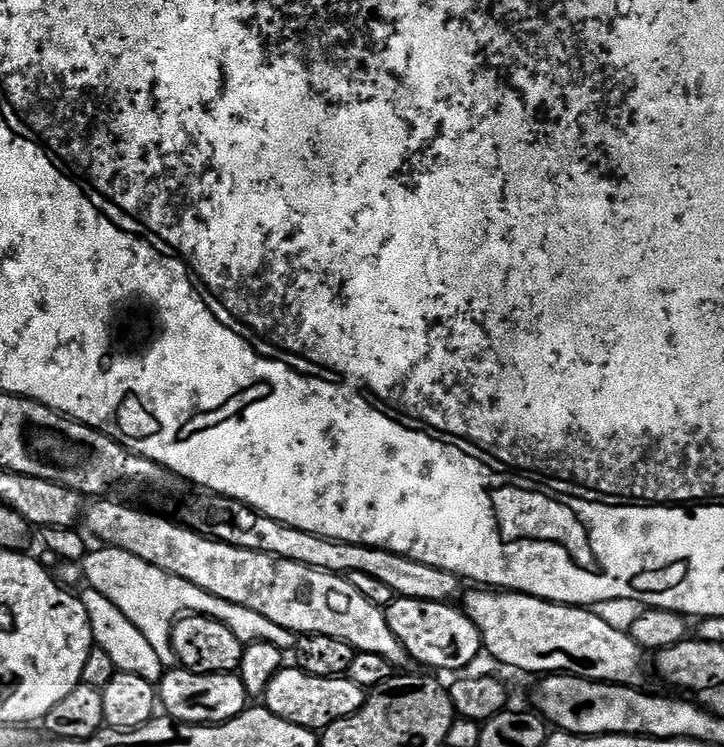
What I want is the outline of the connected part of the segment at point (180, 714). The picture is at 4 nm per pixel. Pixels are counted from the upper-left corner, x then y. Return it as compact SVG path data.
M176 666L165 671L158 682L158 704L167 715L183 724L224 724L249 707L250 697L239 675L231 672L198 674L189 668Z

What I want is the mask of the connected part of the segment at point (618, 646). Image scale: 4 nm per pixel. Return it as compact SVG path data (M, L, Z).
M472 590L476 592L465 591L462 596L462 611L470 618L470 622L474 622L474 626L478 628L480 642L485 653L489 652L494 659L500 664L505 664L508 668L517 668L520 672L540 672L539 674L567 674L569 676L584 677L590 681L602 681L604 683L626 684L632 688L643 687L644 681L644 655L643 649L636 644L632 636L624 629L624 631L610 624L606 619L599 616L599 611L584 607L573 606L571 604L552 604L548 600L540 600L537 596L525 596L523 592L510 592L507 590Z

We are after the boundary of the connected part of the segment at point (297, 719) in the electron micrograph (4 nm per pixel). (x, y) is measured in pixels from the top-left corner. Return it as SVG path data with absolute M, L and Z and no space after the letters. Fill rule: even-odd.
M285 666L278 674L274 674L274 678L270 678L270 686L263 694L262 704L278 714L278 718L294 722L294 726L323 730L342 718L352 716L364 705L365 695L366 689L348 679L347 675L309 676L298 666Z

